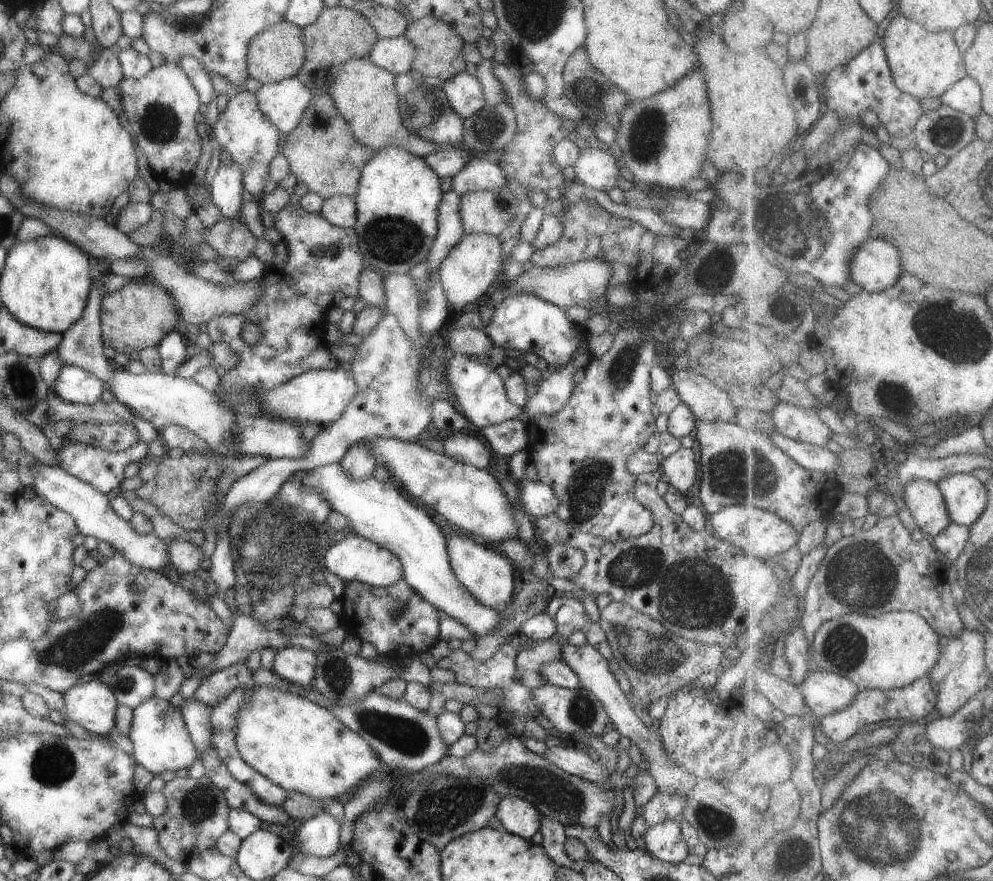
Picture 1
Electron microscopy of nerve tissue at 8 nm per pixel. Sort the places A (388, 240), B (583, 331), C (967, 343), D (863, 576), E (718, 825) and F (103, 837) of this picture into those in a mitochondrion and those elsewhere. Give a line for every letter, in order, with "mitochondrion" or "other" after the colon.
A: mitochondrion
B: other
C: mitochondrion
D: mitochondrion
E: mitochondrion
F: other

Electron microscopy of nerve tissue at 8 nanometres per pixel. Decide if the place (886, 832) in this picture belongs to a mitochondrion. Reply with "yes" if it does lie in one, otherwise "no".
yes

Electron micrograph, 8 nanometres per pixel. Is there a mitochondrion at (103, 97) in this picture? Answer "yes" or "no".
no

